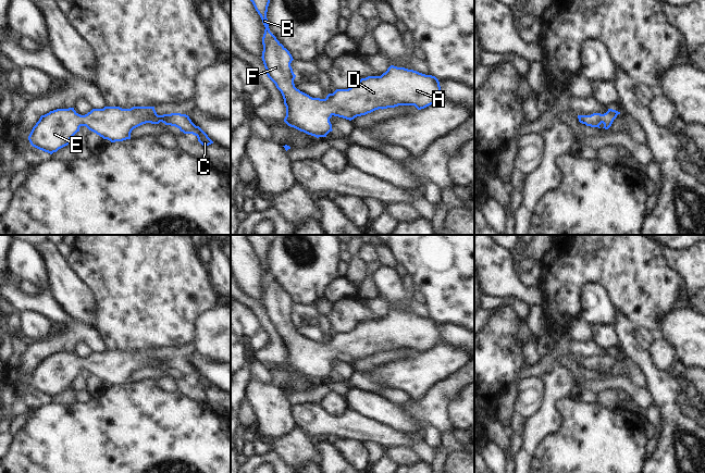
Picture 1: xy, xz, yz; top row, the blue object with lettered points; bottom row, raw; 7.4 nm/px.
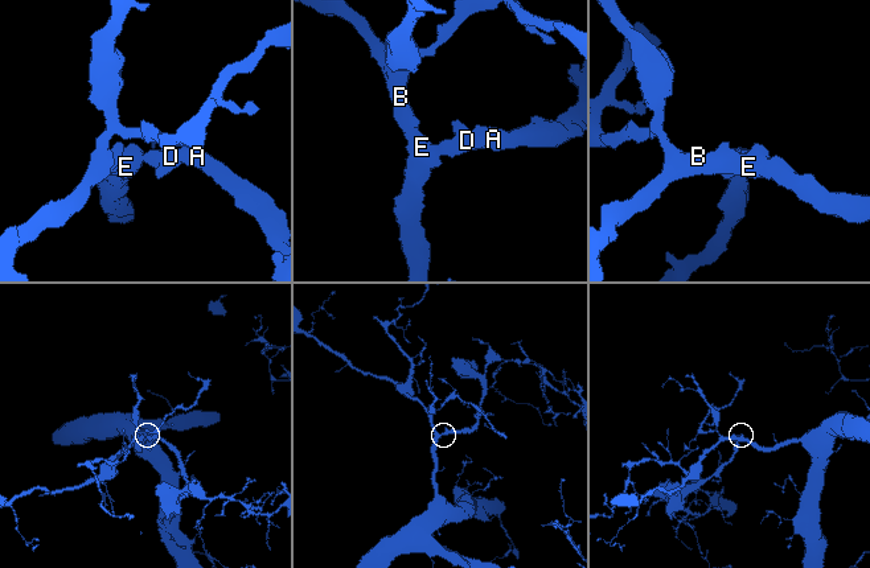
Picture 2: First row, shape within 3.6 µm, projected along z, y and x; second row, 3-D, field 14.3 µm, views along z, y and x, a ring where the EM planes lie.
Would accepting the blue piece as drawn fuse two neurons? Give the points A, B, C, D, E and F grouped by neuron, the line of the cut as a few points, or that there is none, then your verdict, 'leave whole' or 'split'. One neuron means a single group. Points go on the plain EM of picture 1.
A B C D E F | no cut | leave whole

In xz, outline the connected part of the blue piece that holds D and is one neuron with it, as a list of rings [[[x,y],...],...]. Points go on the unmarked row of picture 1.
[[[275,235],[245,236],[252,246],[265,271],[262,281],[263,295],[261,301],[268,321],[275,327],[283,339],[286,350],[284,365],[288,370],[317,382],[326,381],[333,374],[330,365],[333,359],[351,364],[357,360],[366,359],[379,352],[383,353],[398,349],[415,349],[418,353],[421,353],[433,348],[438,343],[441,329],[435,320],[394,309],[391,309],[381,320],[361,322],[348,333],[336,333],[333,337],[329,337],[325,343],[310,340],[295,331],[294,323],[296,319],[290,310],[294,302],[269,272],[267,256],[270,244]]]

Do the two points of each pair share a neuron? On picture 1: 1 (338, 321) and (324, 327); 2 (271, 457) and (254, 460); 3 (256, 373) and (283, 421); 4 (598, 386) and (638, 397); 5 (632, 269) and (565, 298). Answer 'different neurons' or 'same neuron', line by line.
1: different neurons
2: same neuron
3: different neurons
4: same neuron
5: same neuron

